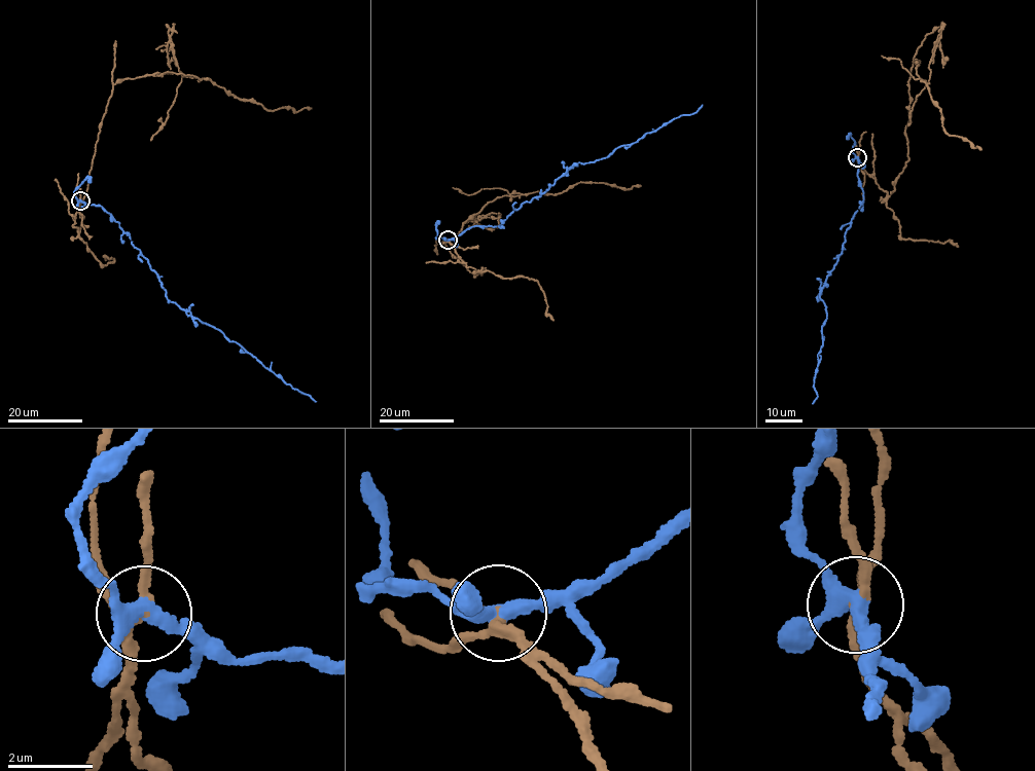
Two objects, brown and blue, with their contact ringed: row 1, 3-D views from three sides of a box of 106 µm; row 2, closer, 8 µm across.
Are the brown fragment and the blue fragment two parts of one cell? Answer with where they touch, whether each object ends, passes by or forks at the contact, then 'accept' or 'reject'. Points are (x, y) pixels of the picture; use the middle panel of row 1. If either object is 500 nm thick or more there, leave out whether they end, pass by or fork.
at (448, 240); brown forks there; blue forks there; reject

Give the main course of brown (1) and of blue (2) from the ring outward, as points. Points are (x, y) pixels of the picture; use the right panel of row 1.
1: (857, 157), (888, 196), (908, 159), (914, 62), (947, 133), (982, 150)
2: (857, 157), (862, 202), (845, 231), (843, 250), (820, 295), (826, 316), (814, 380), (817, 394), (812, 403)

